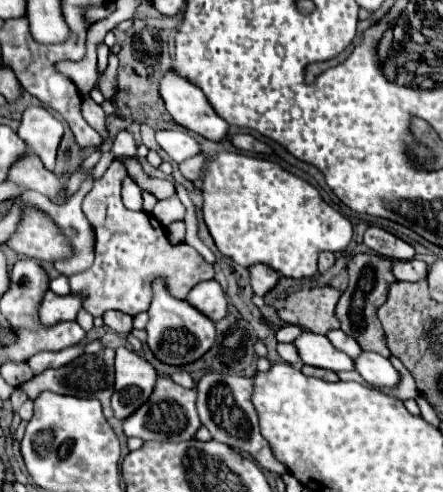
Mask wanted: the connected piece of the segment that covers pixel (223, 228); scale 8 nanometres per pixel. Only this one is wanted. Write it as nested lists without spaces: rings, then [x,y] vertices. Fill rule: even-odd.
[[[218,151],[210,157],[206,165],[206,175],[202,177],[202,195],[204,223],[218,251],[244,267],[266,263],[284,277],[312,277],[318,271],[316,261],[320,251],[344,251],[352,239],[350,221],[334,211],[308,181],[288,173],[278,163],[270,163],[266,159],[254,159],[234,151]]]

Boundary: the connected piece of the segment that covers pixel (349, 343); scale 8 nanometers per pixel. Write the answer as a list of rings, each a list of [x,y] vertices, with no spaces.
[[[332,329],[332,331],[326,333],[326,337],[330,339],[330,343],[332,343],[336,349],[344,351],[344,353],[350,355],[352,359],[354,359],[354,355],[358,355],[358,351],[362,351],[362,349],[358,347],[356,339],[350,337],[350,335],[346,335],[342,329]]]

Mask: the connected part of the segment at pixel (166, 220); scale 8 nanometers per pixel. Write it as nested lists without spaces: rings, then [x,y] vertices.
[[[172,195],[172,197],[164,199],[164,201],[158,201],[156,207],[154,207],[154,211],[152,211],[152,215],[154,215],[164,227],[168,227],[168,225],[174,223],[174,221],[182,221],[182,219],[184,219],[184,213],[186,213],[186,209],[184,209],[182,201],[178,199],[178,195]]]

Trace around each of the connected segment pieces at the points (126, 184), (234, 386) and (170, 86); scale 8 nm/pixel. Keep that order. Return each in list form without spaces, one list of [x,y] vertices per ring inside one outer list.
[[[130,177],[122,181],[122,201],[128,209],[142,211],[142,191]]]
[[[206,373],[200,379],[200,383],[196,385],[196,395],[198,395],[196,407],[198,407],[200,421],[210,431],[214,441],[220,441],[236,451],[248,453],[250,457],[254,457],[254,461],[260,467],[264,467],[276,475],[286,473],[286,467],[272,457],[270,445],[260,435],[258,415],[256,415],[254,405],[250,401],[250,397],[252,397],[252,379],[250,377],[238,377],[238,375],[224,377],[220,373]]]
[[[166,71],[160,79],[160,97],[164,99],[172,119],[184,129],[212,141],[222,141],[226,137],[228,123],[214,111],[206,95],[188,79],[182,79],[174,71]]]

